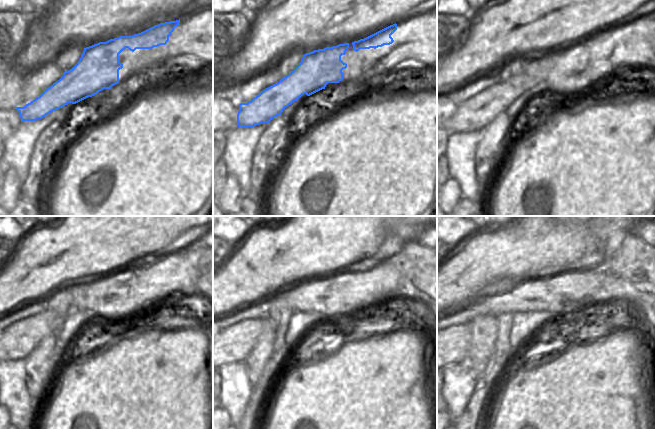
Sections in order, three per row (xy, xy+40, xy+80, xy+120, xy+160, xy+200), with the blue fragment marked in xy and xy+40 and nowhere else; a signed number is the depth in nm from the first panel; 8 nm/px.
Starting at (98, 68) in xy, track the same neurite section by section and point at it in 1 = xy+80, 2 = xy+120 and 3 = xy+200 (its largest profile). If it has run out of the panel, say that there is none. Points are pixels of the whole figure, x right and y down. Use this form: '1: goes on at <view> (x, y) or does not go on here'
1: goes on at xy+80 (477, 112)
2: goes on at xy+120 (19, 339)
3: goes on at xy+200 (457, 339)

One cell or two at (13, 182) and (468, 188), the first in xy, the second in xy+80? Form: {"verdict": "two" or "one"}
{"verdict": "two"}

